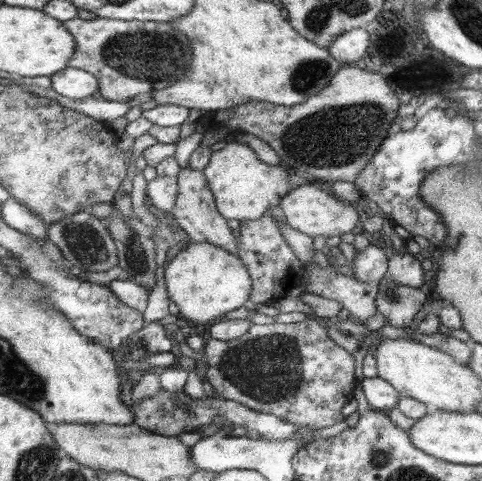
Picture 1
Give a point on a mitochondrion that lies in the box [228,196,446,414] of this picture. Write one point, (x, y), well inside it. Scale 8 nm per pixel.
(392, 295)

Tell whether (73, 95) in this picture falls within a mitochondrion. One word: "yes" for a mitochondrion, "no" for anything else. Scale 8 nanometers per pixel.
no

